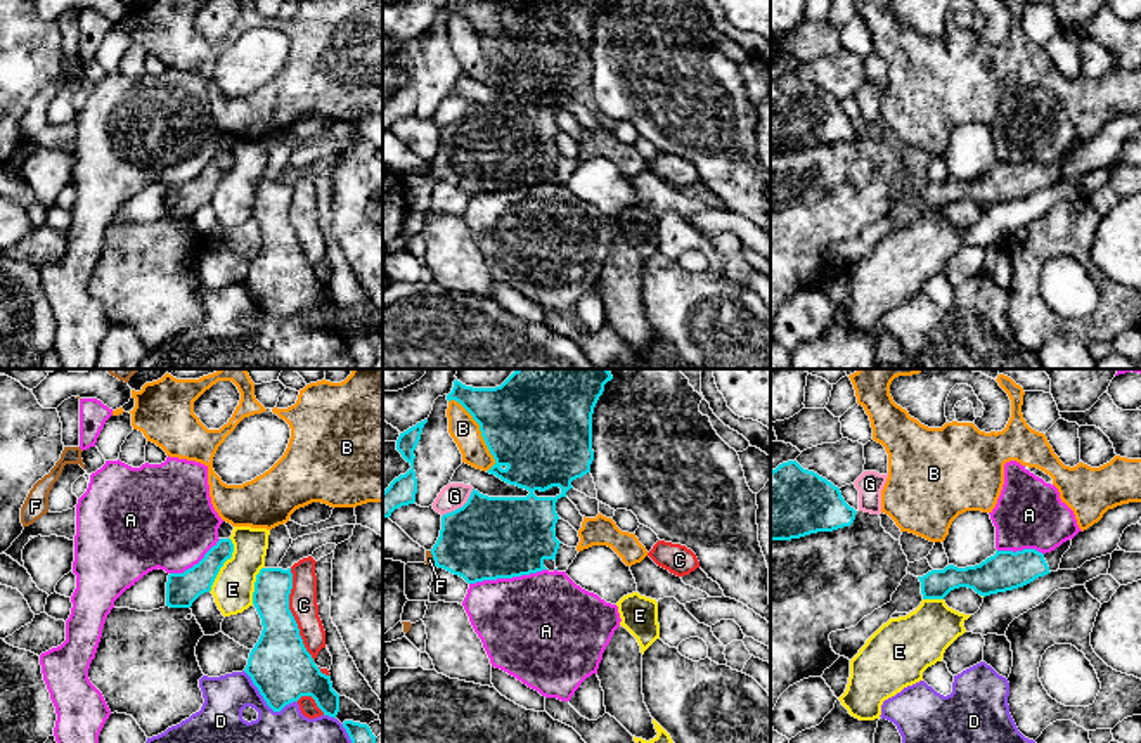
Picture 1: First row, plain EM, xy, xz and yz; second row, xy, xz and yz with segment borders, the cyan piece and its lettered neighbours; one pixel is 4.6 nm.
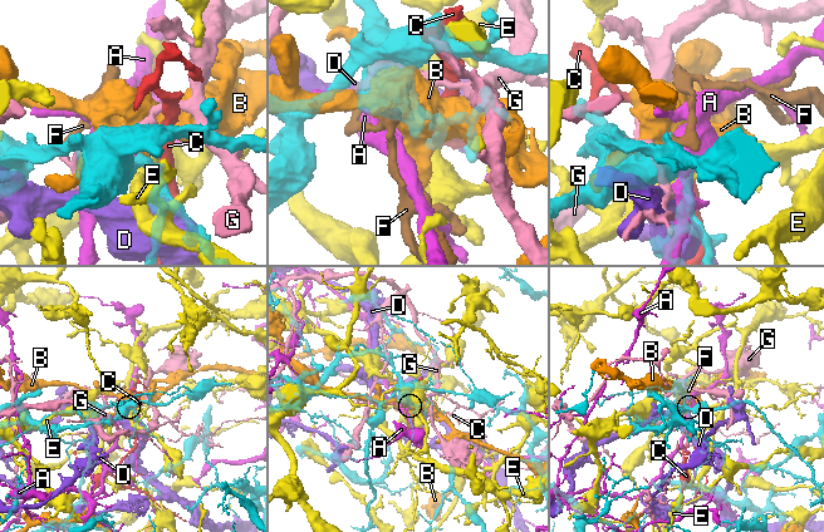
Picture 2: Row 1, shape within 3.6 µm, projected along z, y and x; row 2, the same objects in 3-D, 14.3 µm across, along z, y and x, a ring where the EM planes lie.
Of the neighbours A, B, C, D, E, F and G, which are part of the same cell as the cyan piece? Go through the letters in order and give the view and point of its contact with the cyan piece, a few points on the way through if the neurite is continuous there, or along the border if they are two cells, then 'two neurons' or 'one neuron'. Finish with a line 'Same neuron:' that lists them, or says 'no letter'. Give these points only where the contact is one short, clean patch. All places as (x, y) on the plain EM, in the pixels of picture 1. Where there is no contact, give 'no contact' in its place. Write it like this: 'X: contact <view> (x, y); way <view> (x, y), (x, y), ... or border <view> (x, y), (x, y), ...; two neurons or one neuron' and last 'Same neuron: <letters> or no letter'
A: contact xz (508, 189); two neurons
B: contact xz (482, 45); two neurons
C: contact xy (291, 227); two neurons
D: contact xy (265, 312); two neurons
E: contact xy (222, 177); two neurons
F: contact xz (433, 170); border xz (430, 163), (435, 177); two neurons
G: contact xz (459, 120); two neurons
Same neuron: no letter

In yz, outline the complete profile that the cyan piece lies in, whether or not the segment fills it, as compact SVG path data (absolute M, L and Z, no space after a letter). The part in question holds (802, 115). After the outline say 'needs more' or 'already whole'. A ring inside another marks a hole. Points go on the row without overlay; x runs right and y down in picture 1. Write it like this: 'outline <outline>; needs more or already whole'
outline M796 73L770 83L770 152L850 139L855 132L838 99Z; already whole

